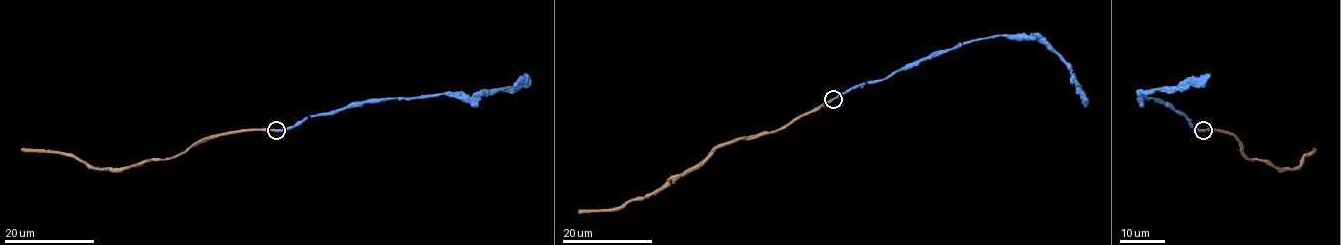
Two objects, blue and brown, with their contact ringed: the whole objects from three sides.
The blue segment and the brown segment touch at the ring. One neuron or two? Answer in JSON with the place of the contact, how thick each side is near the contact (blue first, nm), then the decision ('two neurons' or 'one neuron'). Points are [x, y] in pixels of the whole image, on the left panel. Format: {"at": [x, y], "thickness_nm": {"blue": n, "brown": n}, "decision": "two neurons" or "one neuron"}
{"at": [276, 130], "thickness_nm": {"blue": 400, "brown": 260}, "decision": "one neuron"}

